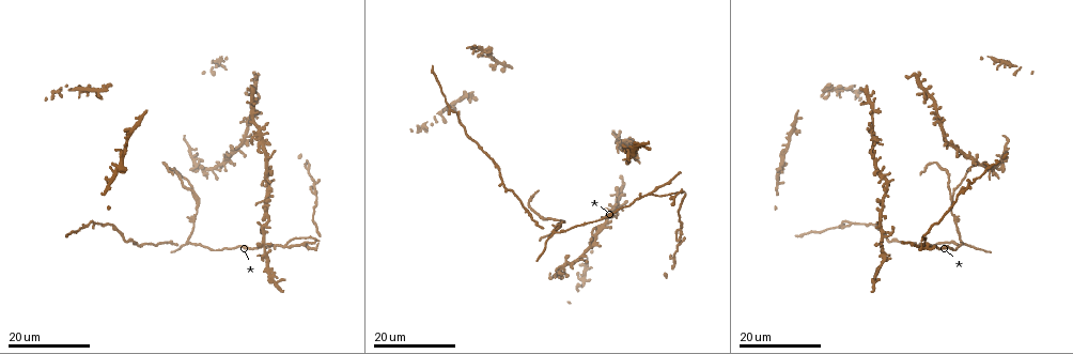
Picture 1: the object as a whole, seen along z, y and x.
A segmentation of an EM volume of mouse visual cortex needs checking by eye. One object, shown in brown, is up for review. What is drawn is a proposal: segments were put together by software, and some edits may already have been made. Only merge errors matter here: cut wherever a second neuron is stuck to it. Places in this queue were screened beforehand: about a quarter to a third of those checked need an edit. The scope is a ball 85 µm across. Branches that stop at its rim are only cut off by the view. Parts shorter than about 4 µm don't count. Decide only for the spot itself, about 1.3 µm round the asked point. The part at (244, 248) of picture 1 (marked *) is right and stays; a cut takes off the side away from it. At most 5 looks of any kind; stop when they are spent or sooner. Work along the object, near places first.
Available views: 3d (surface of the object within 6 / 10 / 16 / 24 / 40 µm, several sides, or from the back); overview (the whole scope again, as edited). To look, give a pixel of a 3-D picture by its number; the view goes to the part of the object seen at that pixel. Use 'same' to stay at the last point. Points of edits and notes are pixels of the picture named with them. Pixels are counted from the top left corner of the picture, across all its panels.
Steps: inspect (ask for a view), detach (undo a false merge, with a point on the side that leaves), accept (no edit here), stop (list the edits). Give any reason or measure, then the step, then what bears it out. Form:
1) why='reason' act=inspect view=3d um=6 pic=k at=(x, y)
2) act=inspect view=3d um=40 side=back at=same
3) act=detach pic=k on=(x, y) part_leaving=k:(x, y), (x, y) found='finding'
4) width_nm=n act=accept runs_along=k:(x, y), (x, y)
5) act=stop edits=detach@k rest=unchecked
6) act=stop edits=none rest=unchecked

why='three arms meet' act=inspect view=3d um=24 pic=1 at=(961, 239)

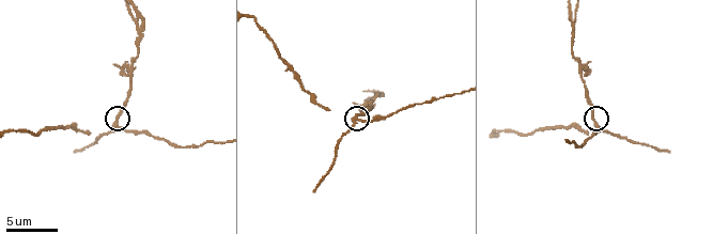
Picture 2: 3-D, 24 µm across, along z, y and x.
why='zoom in' act=inspect view=3d um=10 pic=2 at=(593, 123)

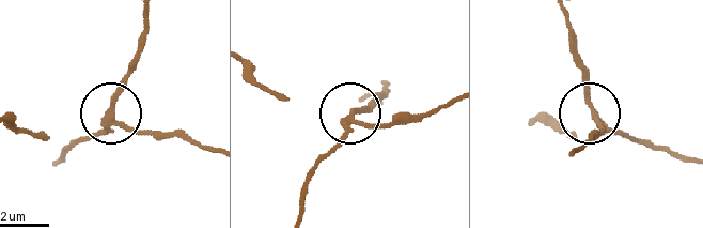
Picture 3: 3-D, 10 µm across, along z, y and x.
act=detach pic=3 on=(120, 88) part_leaving=3:(109, 118), (145, 16) found='two neurons meet here'

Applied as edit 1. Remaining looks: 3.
why='branch point' act=inspect view=3d um=16 pic=1 at=(923, 243)

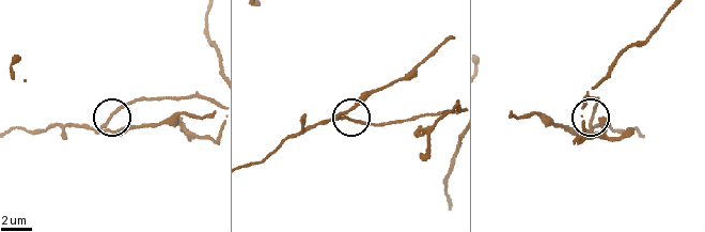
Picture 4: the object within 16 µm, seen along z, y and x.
act=inspect view=3d um=6 pic=4 at=(105, 125)

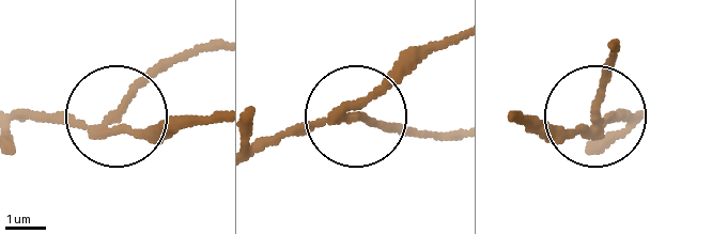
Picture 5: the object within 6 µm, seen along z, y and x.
act=detach pic=5 on=(144, 80) part_leaving=5:(105, 121), (183, 59), (214, 52) found='a second neuron is stuck on'

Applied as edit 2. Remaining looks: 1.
act=stop edits=detach@3,detach@5 rest=unchecked

